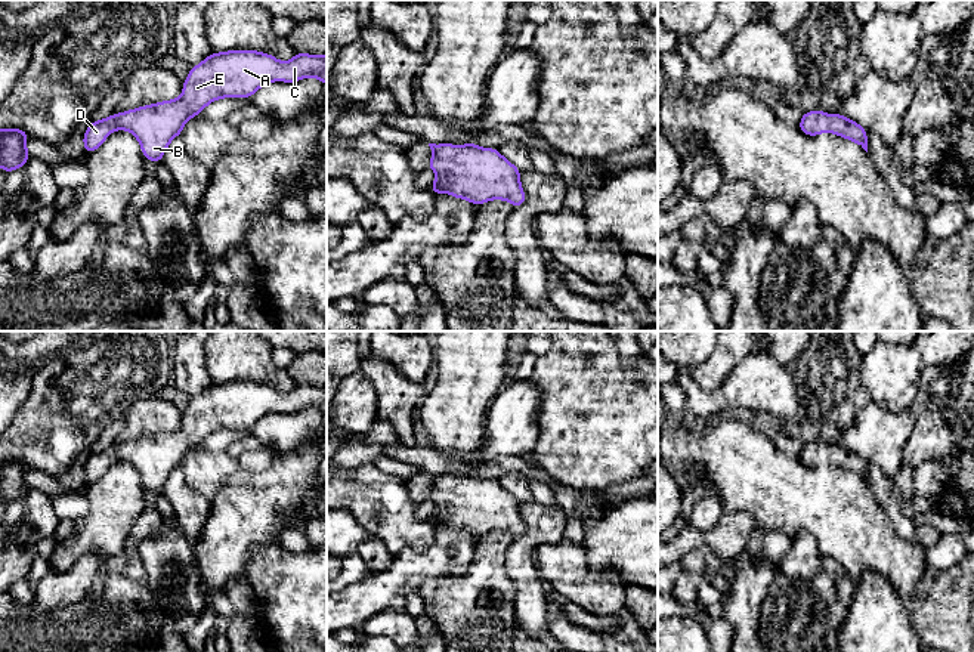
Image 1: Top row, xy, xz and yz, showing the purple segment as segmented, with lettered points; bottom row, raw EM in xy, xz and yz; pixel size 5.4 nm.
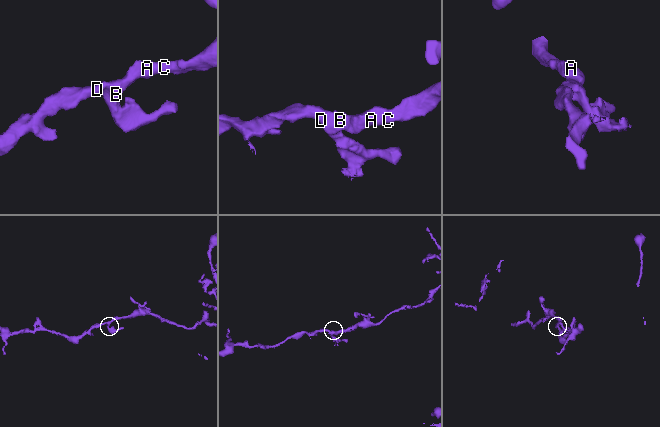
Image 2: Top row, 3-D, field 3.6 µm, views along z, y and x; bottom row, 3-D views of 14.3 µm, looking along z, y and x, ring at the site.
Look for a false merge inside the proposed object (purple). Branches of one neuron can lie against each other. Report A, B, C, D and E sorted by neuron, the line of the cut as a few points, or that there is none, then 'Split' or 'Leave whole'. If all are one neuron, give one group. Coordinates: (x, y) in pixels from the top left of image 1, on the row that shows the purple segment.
Groups: A B C D E. No split. Leave whole

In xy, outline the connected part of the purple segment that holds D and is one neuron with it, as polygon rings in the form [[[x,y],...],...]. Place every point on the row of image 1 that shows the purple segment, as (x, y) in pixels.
[[[228,50],[210,53],[201,64],[191,68],[183,81],[183,93],[174,101],[163,101],[145,105],[126,112],[117,112],[103,120],[87,124],[83,137],[86,154],[102,146],[112,130],[129,130],[142,146],[145,160],[161,163],[161,158],[171,139],[180,136],[186,121],[220,98],[251,98],[262,86],[270,81],[294,83],[306,77],[316,77],[327,84],[327,55],[316,56],[296,53],[288,62],[278,61],[269,53],[256,50]]]

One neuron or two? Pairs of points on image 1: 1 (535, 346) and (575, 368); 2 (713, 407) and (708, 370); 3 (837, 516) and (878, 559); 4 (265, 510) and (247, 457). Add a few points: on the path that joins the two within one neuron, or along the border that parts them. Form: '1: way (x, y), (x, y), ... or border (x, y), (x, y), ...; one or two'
1: border (549, 346), (538, 357); two
2: border (735, 367), (713, 391), (705, 391), (686, 370); two
3: way (847, 527), (869, 549); one
4: border (277, 453), (260, 470), (240, 469); two

